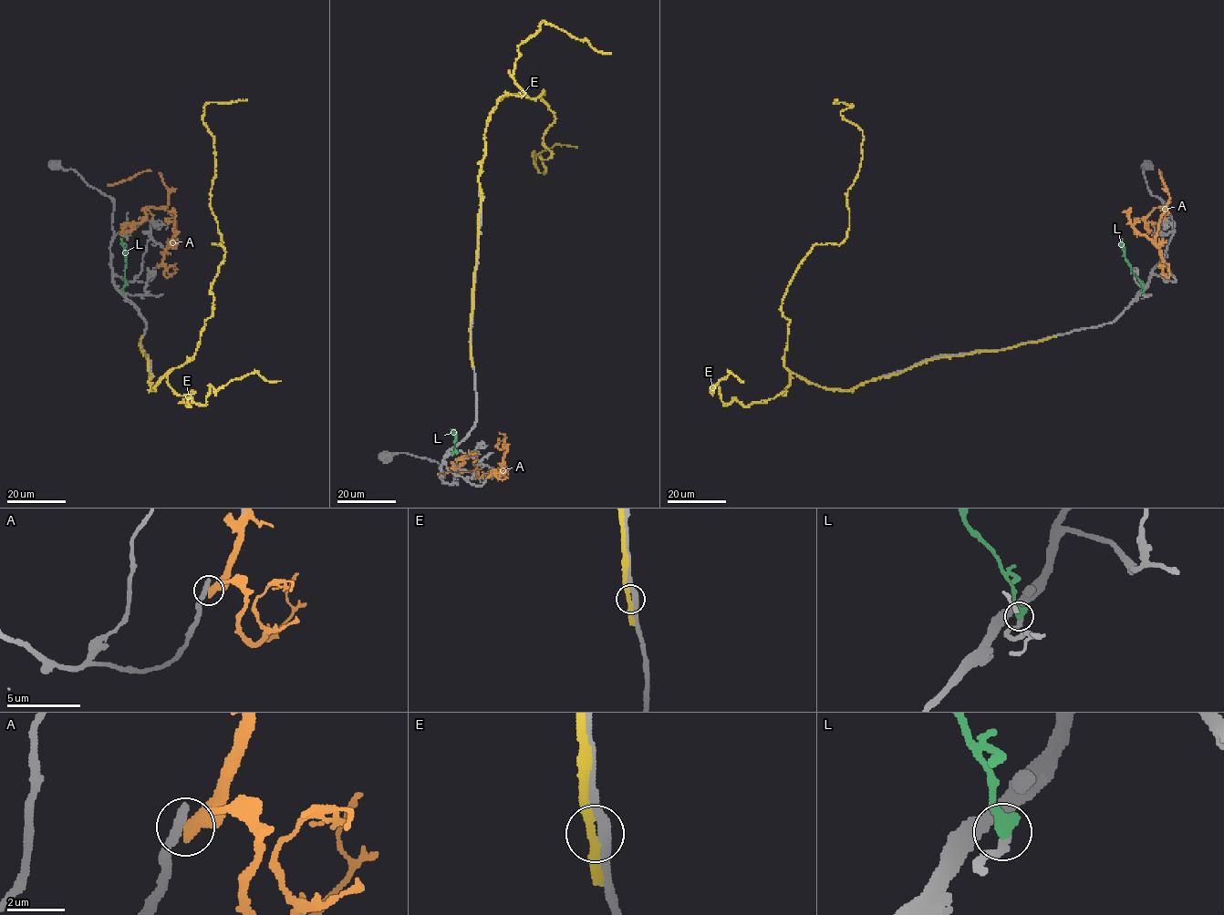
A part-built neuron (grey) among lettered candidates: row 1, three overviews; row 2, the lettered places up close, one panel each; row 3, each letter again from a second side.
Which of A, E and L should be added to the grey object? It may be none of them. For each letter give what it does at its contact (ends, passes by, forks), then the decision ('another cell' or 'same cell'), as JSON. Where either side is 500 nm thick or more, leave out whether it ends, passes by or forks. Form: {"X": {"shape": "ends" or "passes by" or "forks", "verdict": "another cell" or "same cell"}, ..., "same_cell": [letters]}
{"A": {"shape": "ends", "verdict": "another cell"}, "E": {"shape": "passes by", "verdict": "another cell"}, "L": {"verdict": "another cell"}, "same_cell": []}

